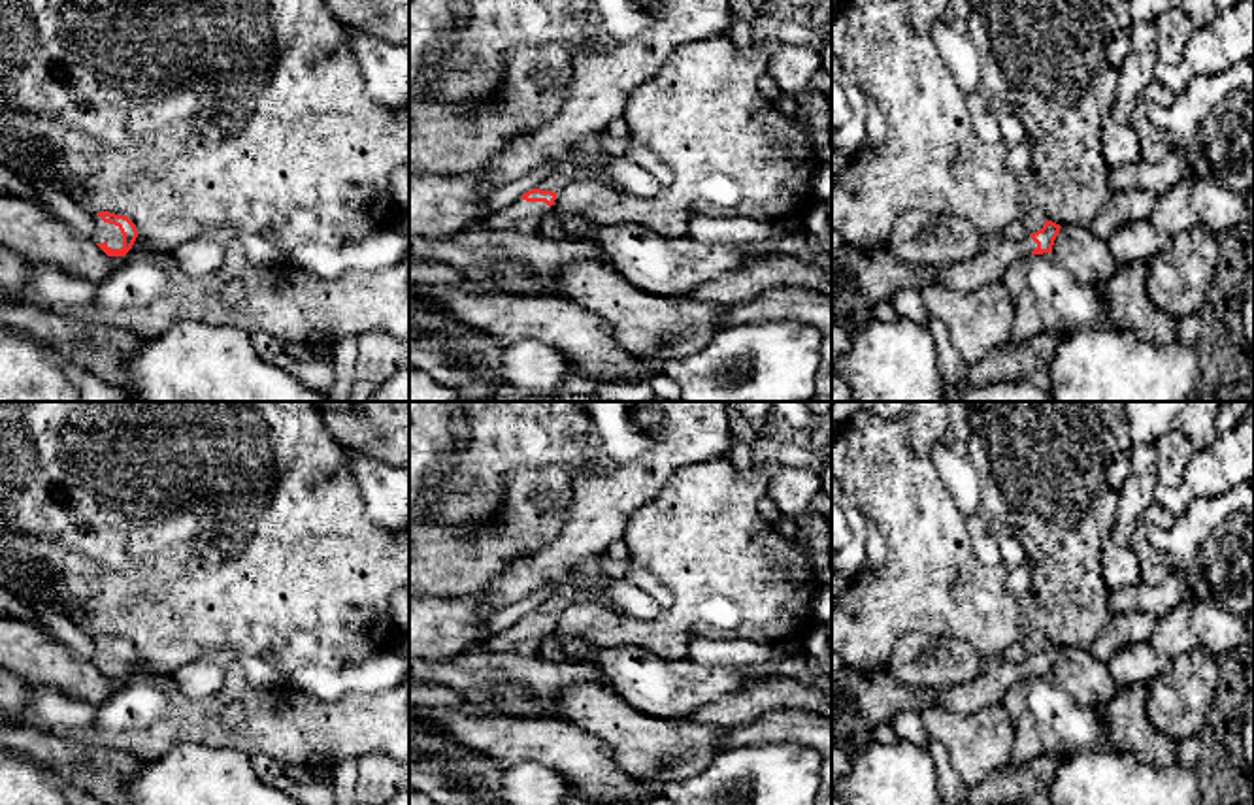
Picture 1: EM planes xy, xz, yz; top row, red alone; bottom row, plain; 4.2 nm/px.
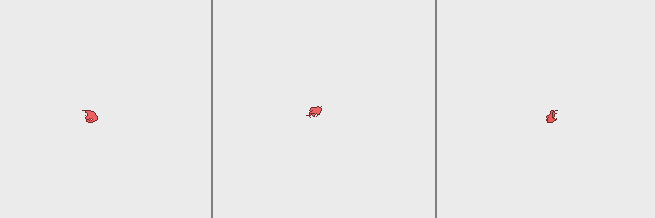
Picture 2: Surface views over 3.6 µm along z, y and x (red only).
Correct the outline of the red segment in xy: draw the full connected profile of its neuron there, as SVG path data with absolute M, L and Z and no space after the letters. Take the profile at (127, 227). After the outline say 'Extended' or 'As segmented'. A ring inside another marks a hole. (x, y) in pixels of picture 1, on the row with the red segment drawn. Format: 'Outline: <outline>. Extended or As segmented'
Outline: M100 211L96 213L96 224L91 238L107 256L124 256L132 249L138 230L128 217Z. Extended

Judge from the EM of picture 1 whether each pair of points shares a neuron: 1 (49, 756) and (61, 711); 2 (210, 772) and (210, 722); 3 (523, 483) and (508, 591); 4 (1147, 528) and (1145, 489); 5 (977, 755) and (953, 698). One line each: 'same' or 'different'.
1: different
2: different
3: different
4: different
5: different

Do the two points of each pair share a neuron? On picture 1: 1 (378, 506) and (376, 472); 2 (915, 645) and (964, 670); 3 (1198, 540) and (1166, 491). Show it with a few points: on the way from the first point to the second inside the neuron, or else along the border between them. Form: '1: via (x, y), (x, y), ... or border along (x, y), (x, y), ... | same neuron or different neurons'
1: via (378, 498), (376, 479) | same neuron
2: via (909, 662), (917, 670), (947, 670) | same neuron
3: border along (1192, 496), (1190, 504), (1175, 519) | different neurons

